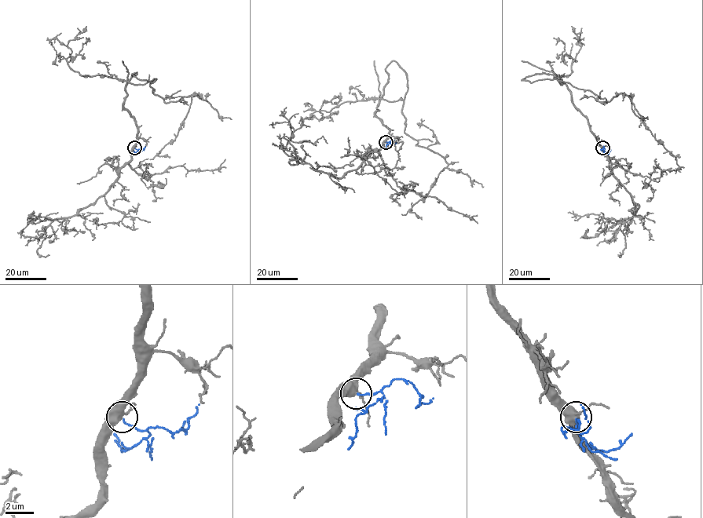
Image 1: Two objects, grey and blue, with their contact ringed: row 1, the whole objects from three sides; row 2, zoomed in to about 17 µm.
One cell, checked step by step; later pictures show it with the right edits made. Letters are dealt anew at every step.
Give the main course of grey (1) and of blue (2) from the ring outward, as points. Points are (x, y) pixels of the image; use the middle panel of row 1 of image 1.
1: (386, 142), (389, 130), (377, 105), (381, 98), (402, 100), (404, 132), (448, 165), (409, 210), (422, 219)
2: (386, 142), (393, 140), (397, 142)

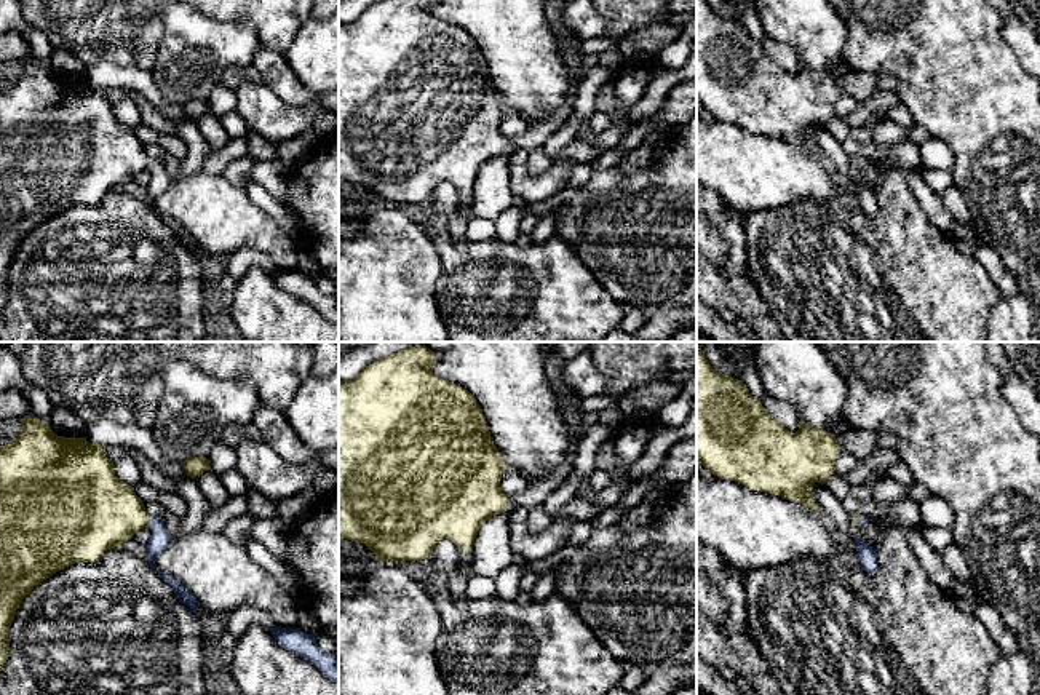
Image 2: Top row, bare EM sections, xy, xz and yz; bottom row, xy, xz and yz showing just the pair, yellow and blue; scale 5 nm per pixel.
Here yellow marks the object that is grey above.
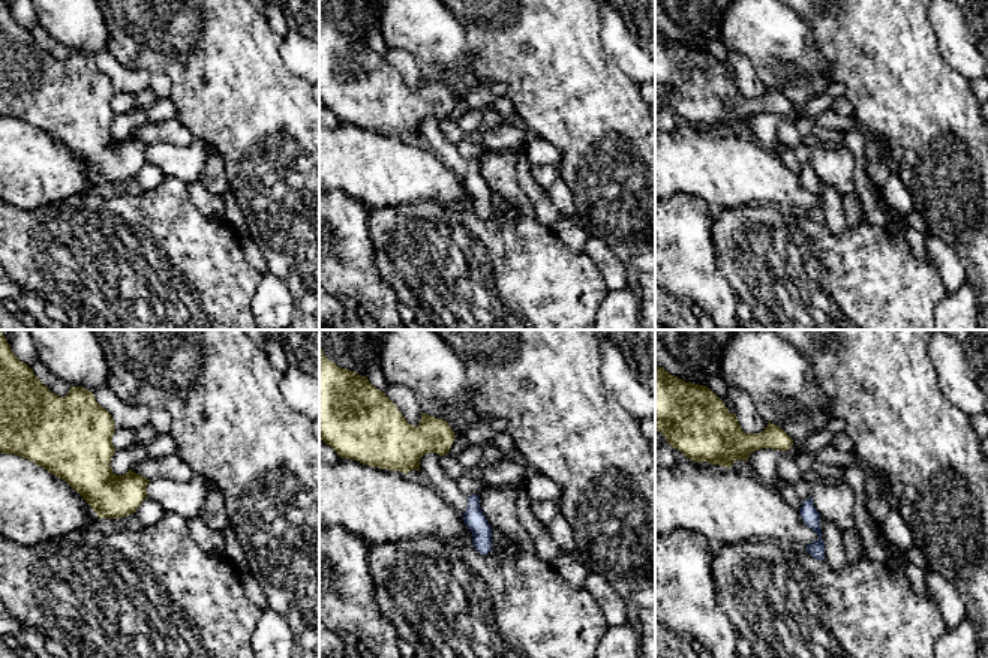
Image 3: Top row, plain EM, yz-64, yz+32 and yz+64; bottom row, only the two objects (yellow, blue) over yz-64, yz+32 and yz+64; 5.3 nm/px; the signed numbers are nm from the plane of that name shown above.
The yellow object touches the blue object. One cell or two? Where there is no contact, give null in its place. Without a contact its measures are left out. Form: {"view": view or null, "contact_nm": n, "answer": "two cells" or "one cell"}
{"view": "xy", "contact_nm": 60, "answer": "one cell"}

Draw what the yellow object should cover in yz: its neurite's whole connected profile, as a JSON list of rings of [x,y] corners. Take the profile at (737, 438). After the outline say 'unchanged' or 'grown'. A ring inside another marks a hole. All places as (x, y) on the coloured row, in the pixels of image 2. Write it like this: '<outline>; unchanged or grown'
[[[697,344],[697,459],[709,473],[722,479],[738,481],[752,490],[796,500],[820,513],[812,497],[813,484],[826,484],[834,475],[839,454],[840,446],[836,436],[824,430],[802,422],[799,430],[791,433],[780,425],[741,380],[717,372]]]; unchanged

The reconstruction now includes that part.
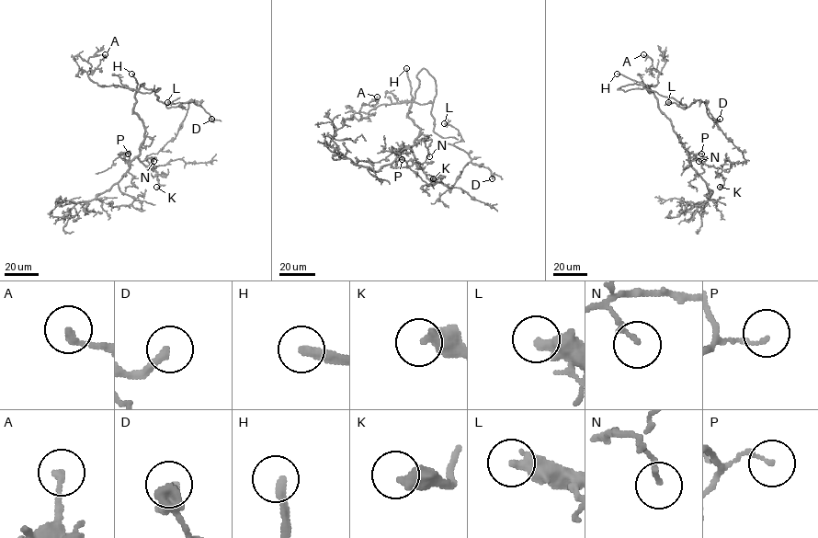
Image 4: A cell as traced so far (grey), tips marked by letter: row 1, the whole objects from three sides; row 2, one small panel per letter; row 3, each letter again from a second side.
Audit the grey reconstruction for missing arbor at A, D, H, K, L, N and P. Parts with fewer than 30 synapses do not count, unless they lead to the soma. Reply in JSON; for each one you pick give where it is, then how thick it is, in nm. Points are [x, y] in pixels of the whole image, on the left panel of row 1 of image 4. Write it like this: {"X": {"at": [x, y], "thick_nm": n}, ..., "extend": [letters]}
{"D": {"at": [211, 119], "thick_nm": 220}, "H": {"at": [131, 74], "thick_nm": 280}, "extend": ["D", "H"]}

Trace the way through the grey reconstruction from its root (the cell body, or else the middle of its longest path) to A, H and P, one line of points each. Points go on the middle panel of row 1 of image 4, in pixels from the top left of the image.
A: (411, 119), (408, 116), (411, 101), (381, 104), (367, 113), (357, 113), (363, 105), (374, 106), (377, 97)
H: (411, 119), (408, 114), (412, 96), (406, 68)
P: (411, 119), (420, 129), (420, 134), (410, 147), (402, 147), (396, 153), (391, 153), (402, 159)

